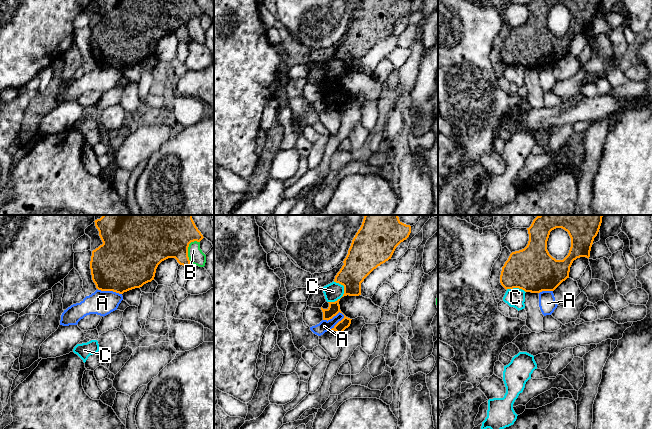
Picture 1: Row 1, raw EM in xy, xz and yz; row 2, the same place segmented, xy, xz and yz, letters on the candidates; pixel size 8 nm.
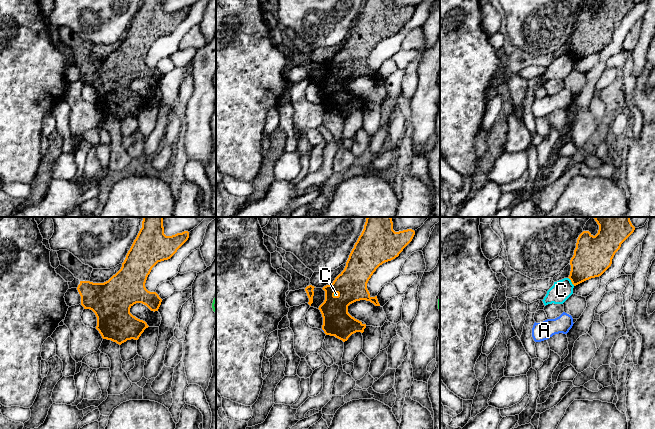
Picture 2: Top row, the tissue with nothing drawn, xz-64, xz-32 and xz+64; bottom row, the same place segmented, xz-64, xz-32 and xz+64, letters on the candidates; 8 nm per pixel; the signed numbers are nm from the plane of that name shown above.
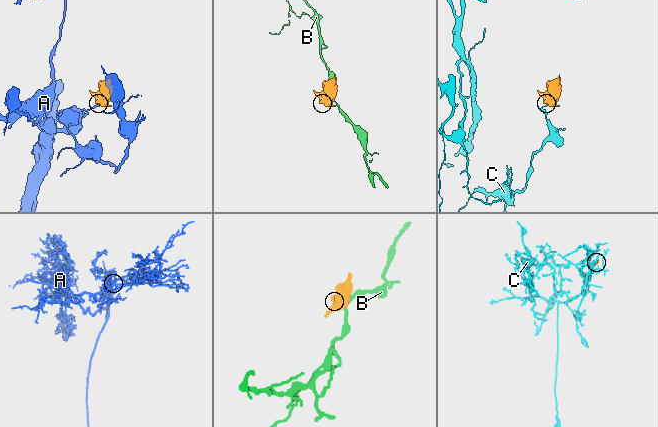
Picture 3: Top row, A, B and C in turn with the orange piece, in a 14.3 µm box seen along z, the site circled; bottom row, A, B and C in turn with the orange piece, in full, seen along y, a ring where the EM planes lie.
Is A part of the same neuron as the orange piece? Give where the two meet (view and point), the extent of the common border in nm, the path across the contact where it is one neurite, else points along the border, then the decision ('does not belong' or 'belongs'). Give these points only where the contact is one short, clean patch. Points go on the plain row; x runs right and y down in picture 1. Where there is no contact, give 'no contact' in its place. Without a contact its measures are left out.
xz (333, 92) | 180 nm | along xz (344, 91), (338, 88), (331, 94), (323, 96) | does not belong

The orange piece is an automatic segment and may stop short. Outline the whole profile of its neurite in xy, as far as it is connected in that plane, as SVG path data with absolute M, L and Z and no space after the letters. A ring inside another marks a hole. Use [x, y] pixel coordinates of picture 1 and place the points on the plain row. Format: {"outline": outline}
{"outline": "M95 0L103 18L92 27L90 45L96 64L101 67L113 67L123 70L129 66L140 64L154 56L158 41L168 35L175 34L180 41L191 40L188 23L191 18L200 18L204 13L195 0Z"}

